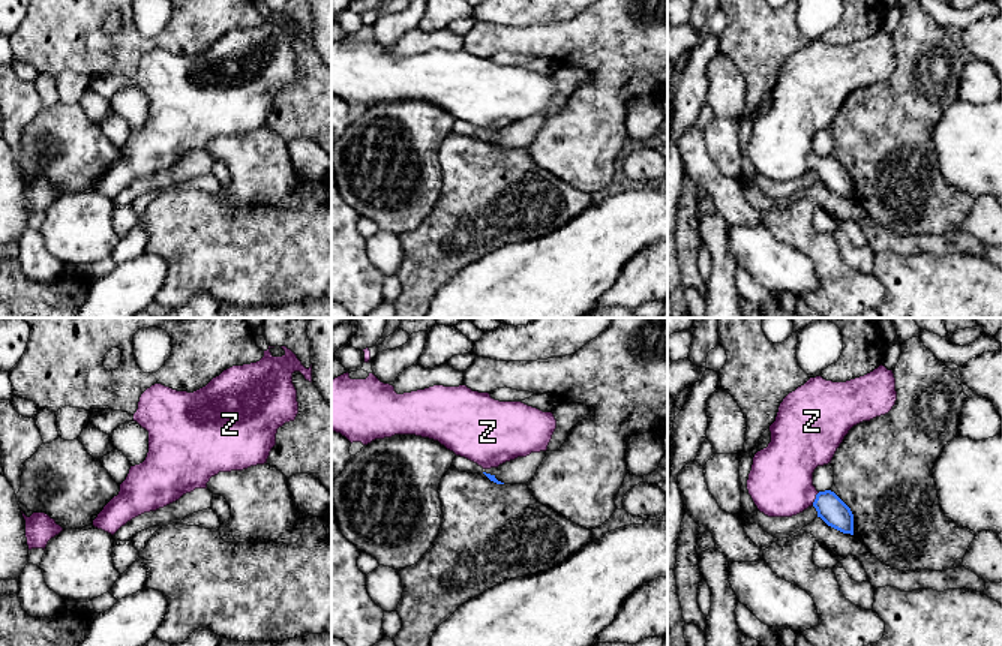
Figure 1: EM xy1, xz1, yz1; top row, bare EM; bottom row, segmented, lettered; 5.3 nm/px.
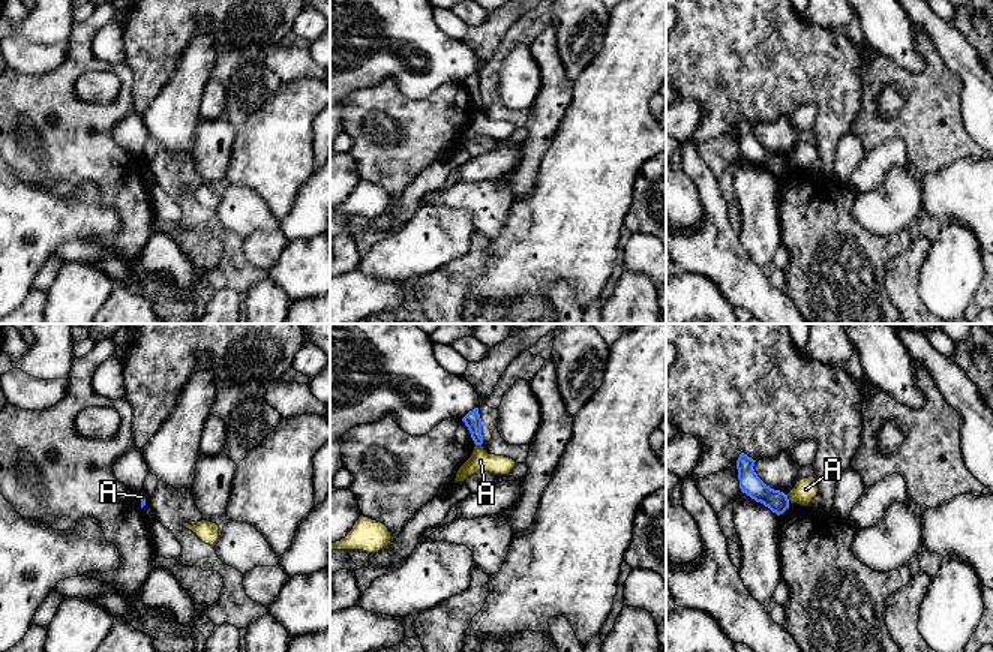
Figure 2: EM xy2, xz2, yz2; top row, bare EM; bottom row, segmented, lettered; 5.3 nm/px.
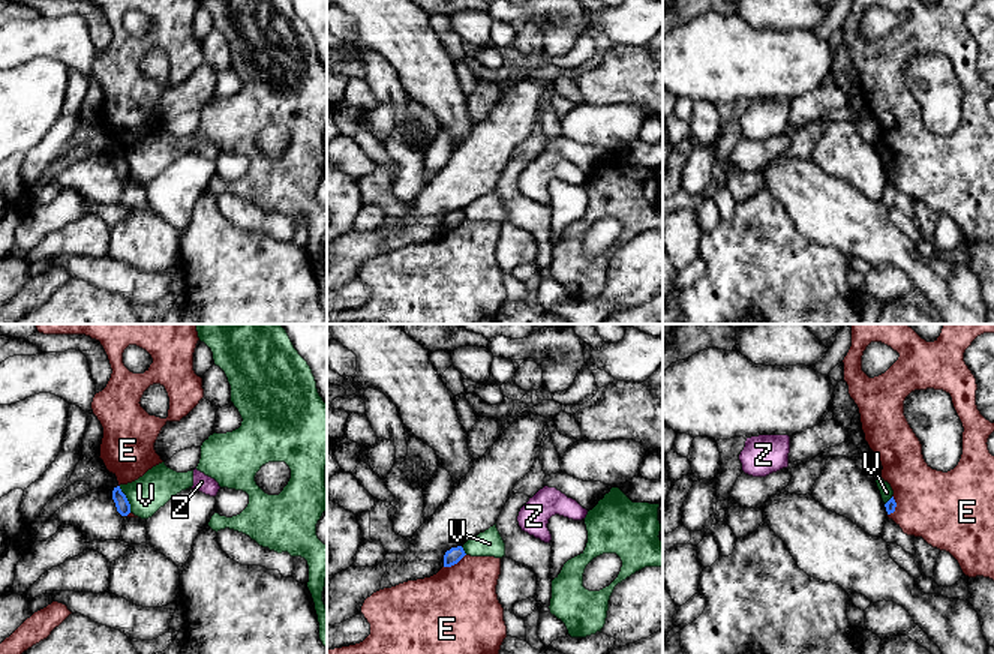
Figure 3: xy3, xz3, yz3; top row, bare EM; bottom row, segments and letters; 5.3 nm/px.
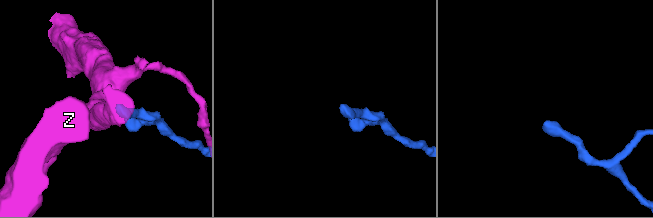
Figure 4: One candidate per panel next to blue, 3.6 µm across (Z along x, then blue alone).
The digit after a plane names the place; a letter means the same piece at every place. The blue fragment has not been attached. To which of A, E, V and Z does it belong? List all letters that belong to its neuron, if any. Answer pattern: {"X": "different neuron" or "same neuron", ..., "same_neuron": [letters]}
{"A": "different neuron", "E": "different neuron", "V": "different neuron", "Z": "same neuron", "same_neuron": ["Z"]}

